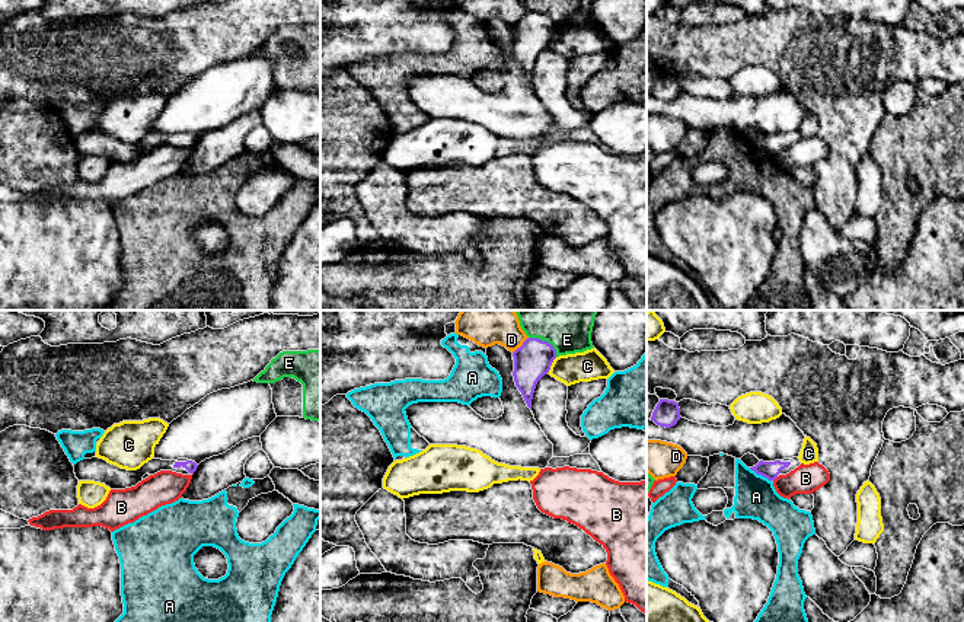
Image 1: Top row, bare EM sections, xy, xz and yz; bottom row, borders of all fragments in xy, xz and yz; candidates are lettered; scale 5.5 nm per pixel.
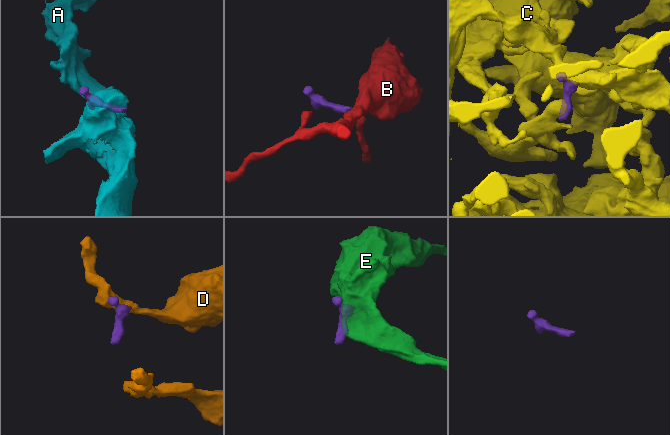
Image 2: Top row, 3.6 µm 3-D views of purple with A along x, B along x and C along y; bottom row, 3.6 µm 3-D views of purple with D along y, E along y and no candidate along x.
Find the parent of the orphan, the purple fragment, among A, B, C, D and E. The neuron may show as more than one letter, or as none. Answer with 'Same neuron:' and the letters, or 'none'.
Same neuron: none

